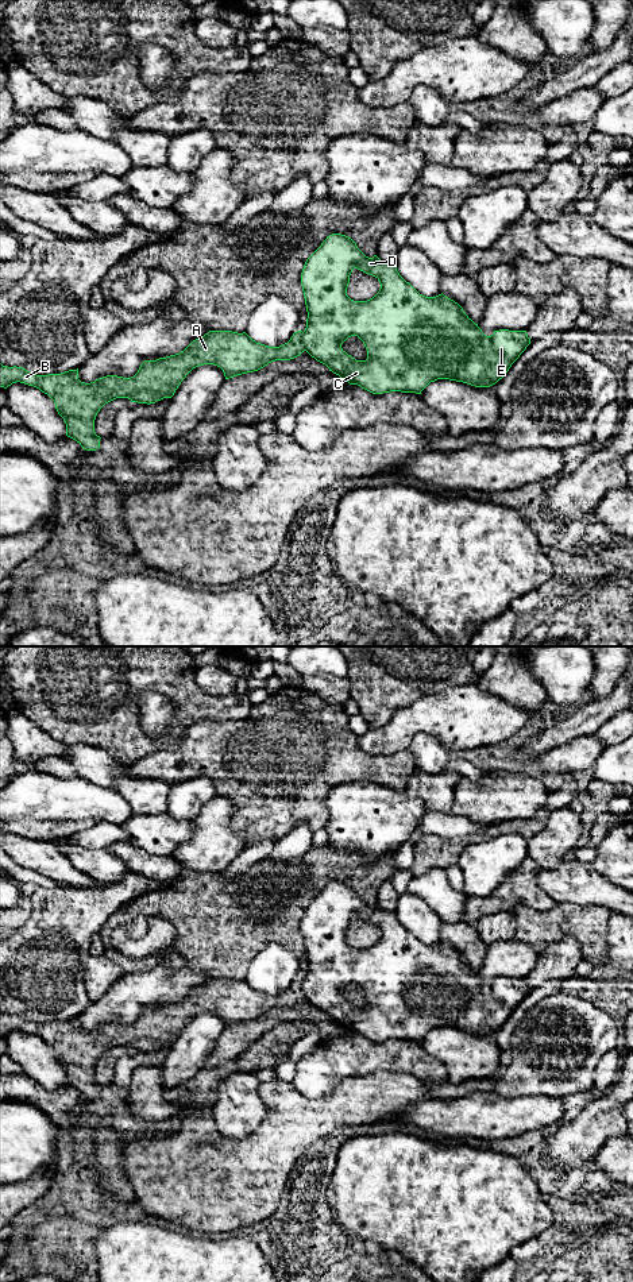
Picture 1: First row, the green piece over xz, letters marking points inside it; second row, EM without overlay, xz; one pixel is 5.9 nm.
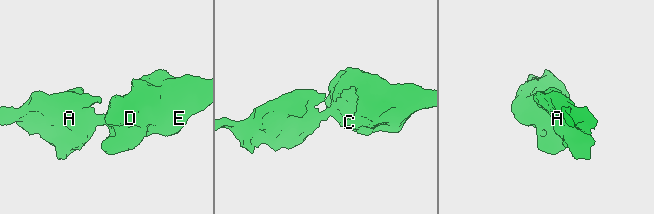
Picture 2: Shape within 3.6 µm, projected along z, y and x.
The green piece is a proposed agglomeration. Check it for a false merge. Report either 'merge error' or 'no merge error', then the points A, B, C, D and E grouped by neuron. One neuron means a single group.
merge error | A B / C D E

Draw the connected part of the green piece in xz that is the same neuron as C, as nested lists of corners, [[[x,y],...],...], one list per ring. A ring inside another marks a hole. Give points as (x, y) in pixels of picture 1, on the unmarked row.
[[[341,881],[327,884],[306,907],[301,932],[308,959],[302,981],[305,999],[350,1032],[373,1042],[421,1042],[437,1027],[490,1035],[503,1026],[530,992],[526,978],[499,977],[486,984],[458,950],[443,941],[436,945],[420,942],[400,923],[394,911],[383,910],[377,903],[366,904],[351,885]],[[354,916],[379,928],[381,937],[373,946],[354,949],[347,943]],[[351,984],[363,989],[366,1008],[356,1008],[341,996]]]

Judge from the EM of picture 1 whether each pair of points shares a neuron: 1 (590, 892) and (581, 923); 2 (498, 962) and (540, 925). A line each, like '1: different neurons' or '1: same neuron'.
1: different neurons
2: different neurons

